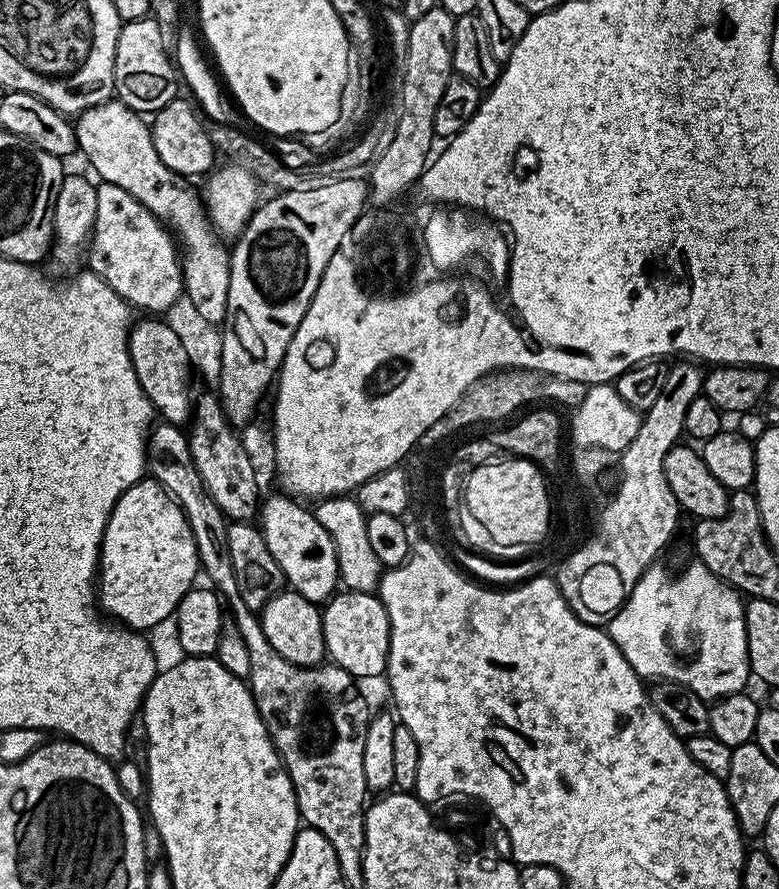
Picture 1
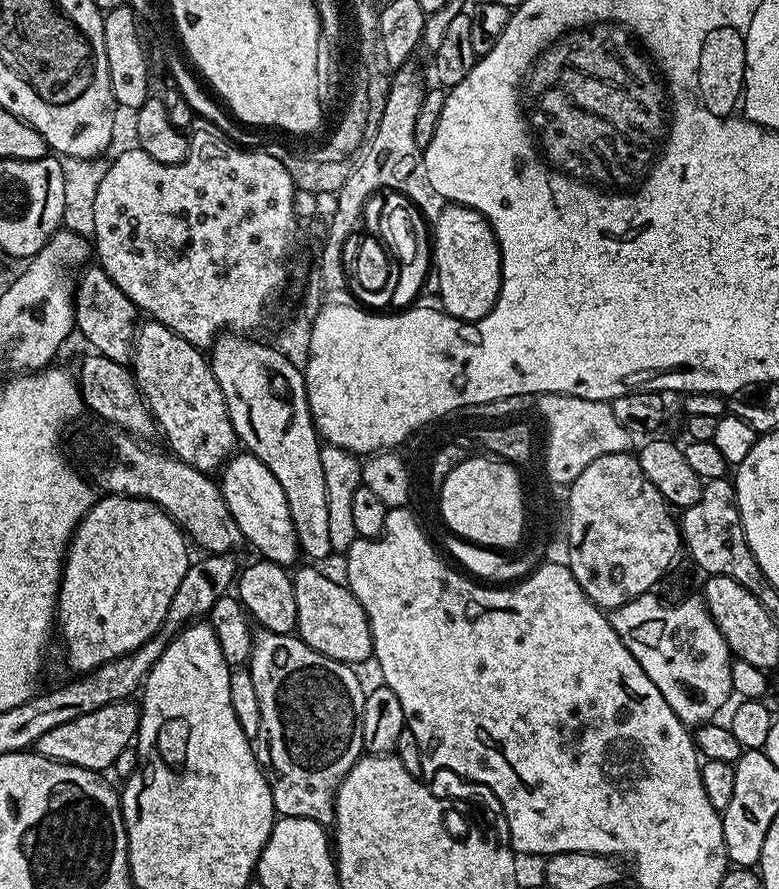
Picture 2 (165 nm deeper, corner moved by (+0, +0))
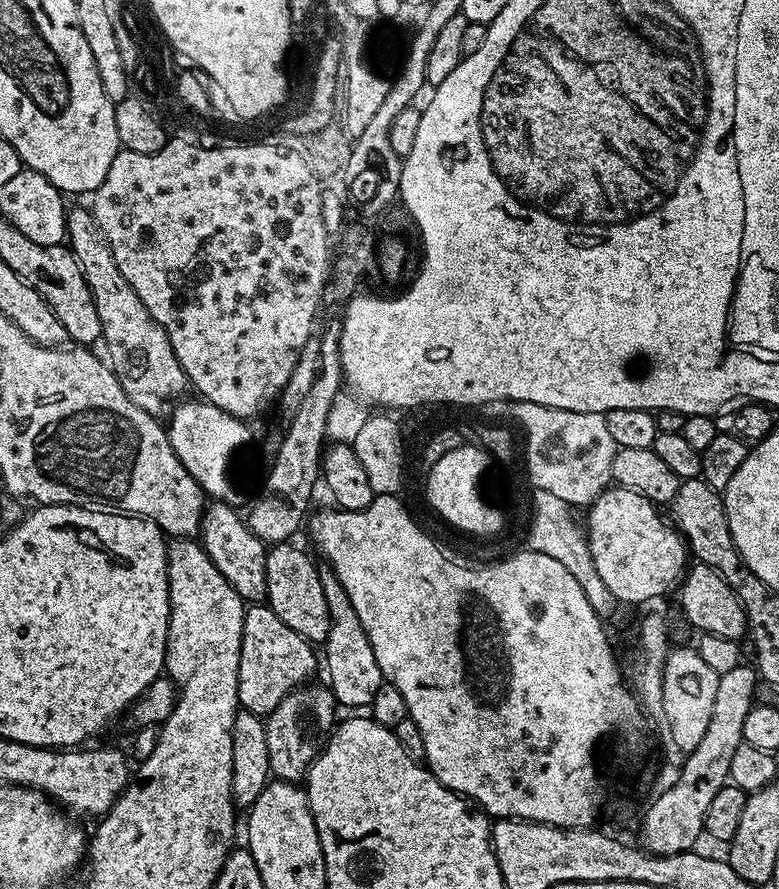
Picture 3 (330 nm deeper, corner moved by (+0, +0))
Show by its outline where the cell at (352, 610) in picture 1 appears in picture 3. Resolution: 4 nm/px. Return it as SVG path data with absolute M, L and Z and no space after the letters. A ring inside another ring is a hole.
M285 542L274 544L268 548L266 558L266 586L268 595L266 603L269 608L282 618L290 630L309 642L322 642L328 637L332 623L326 606L326 594L322 594L320 581L320 568L300 548L295 548L295 543Z

